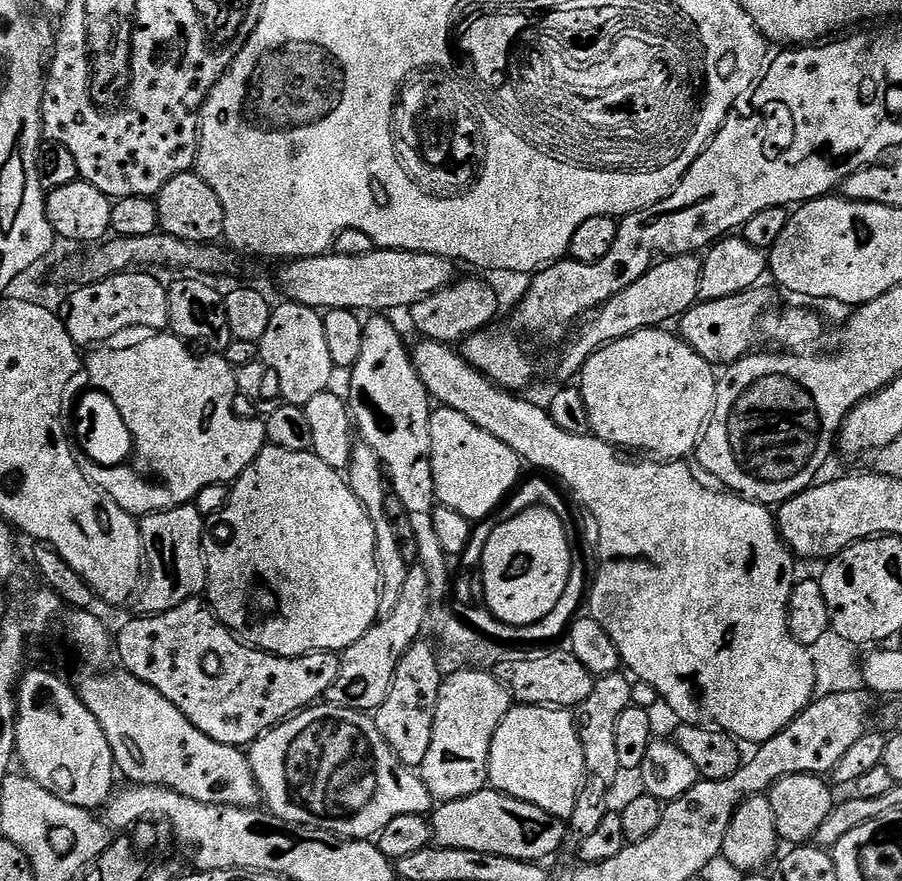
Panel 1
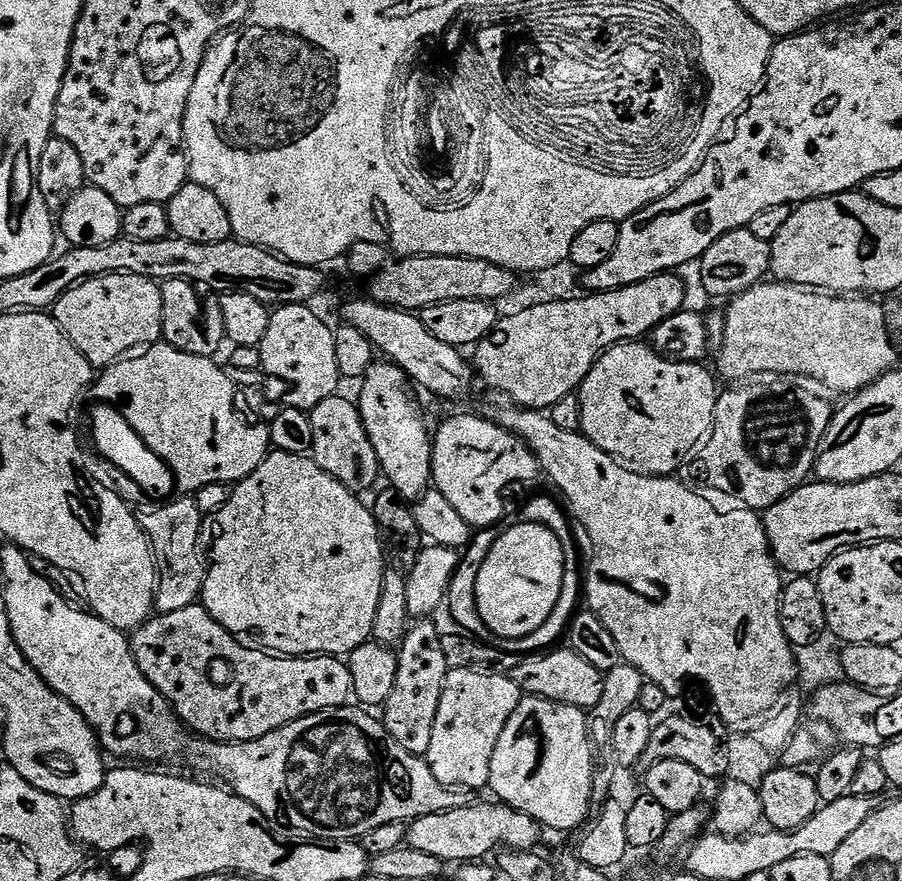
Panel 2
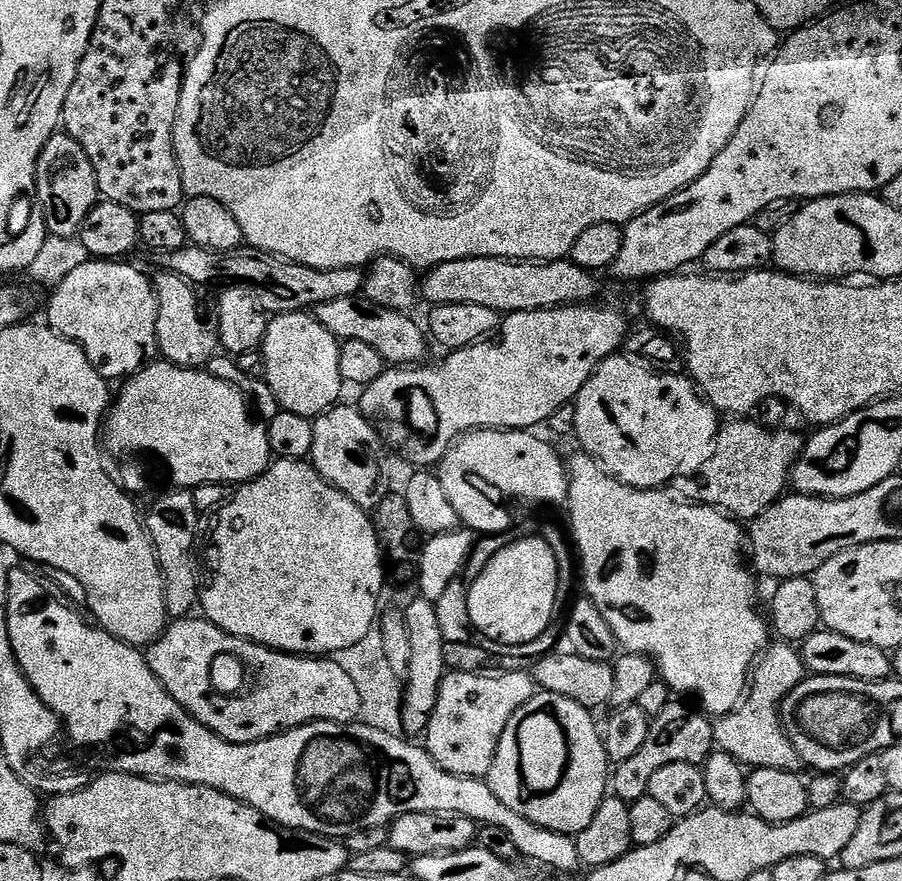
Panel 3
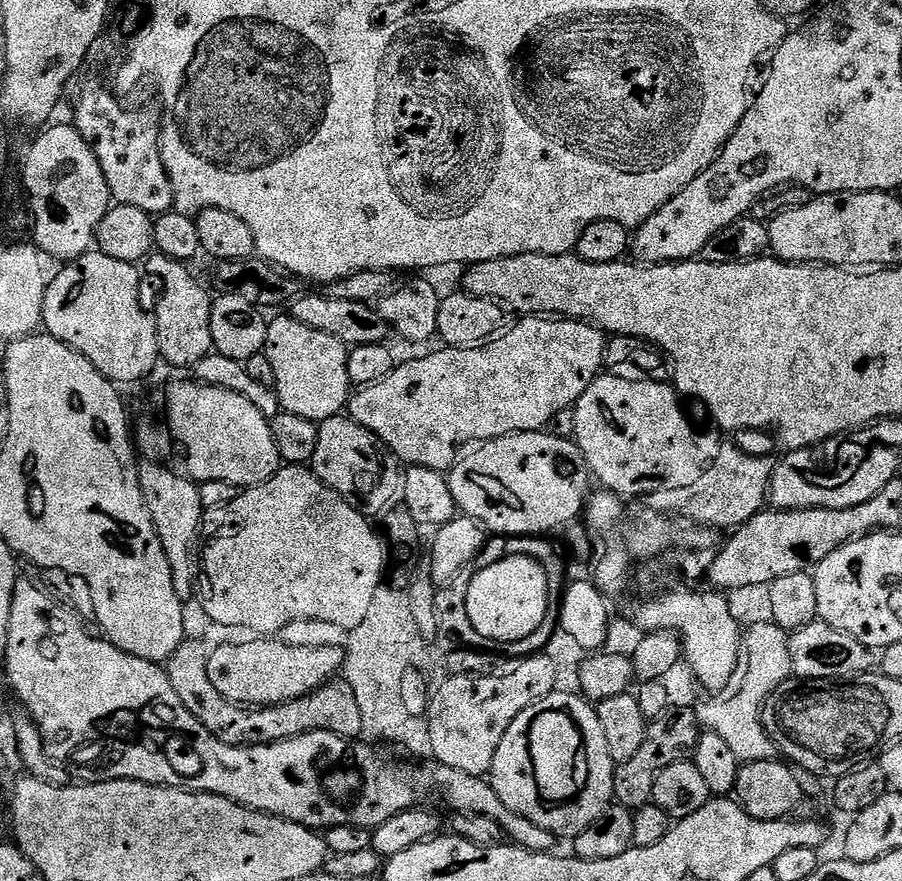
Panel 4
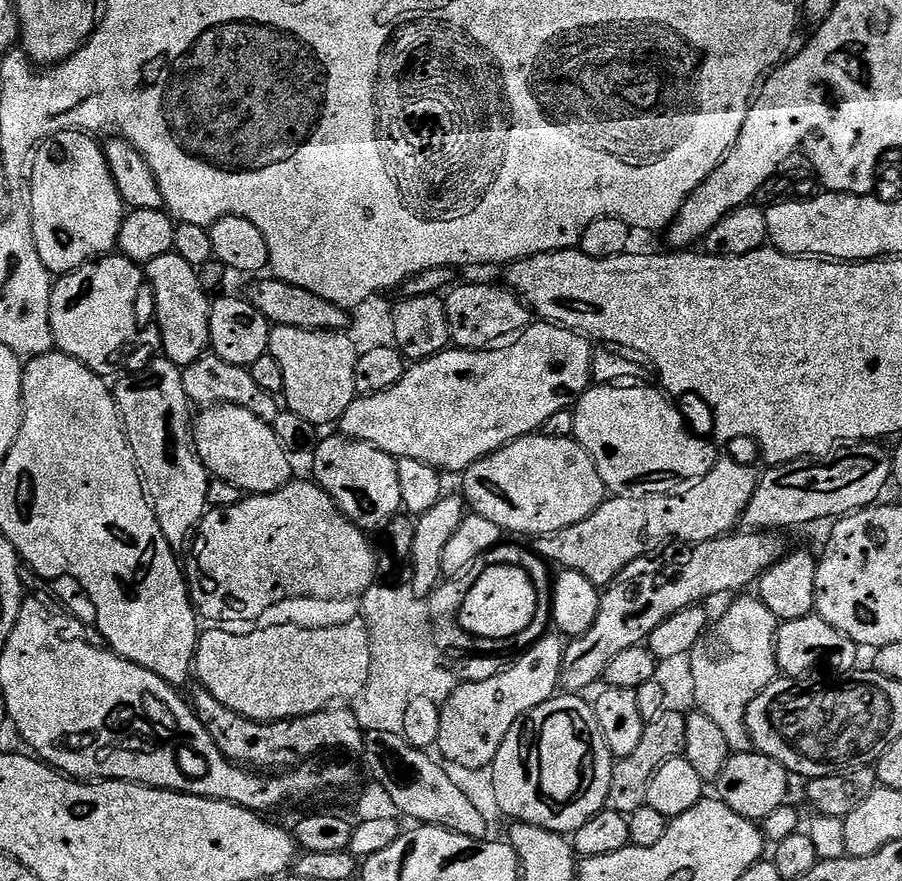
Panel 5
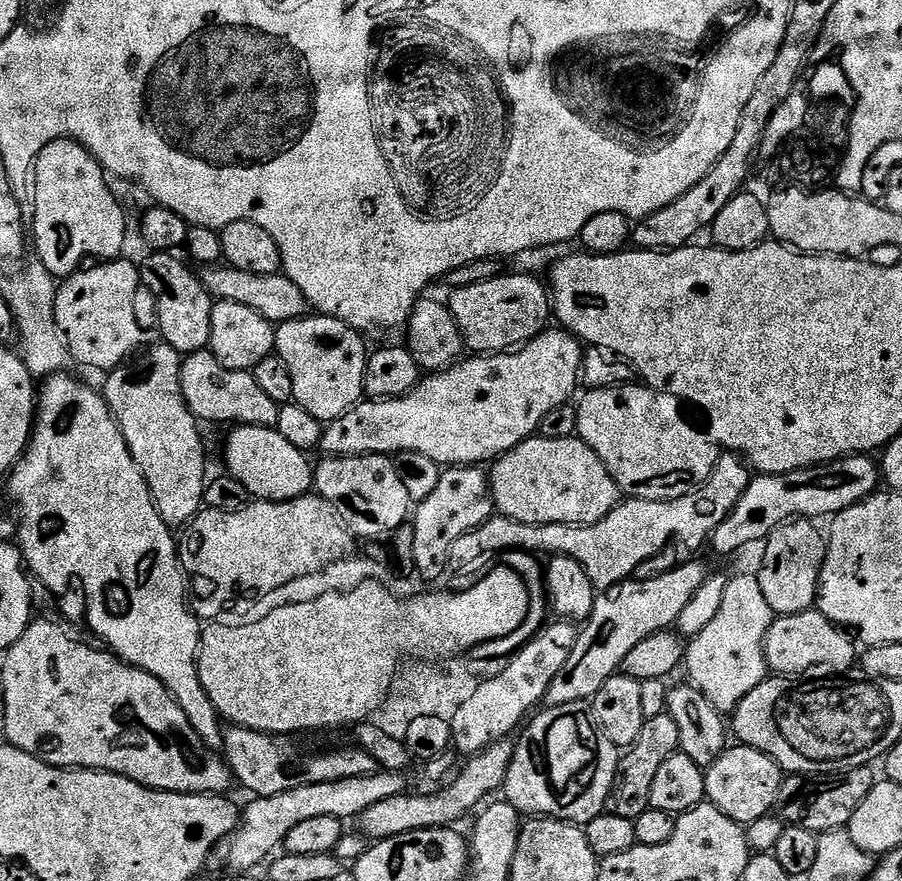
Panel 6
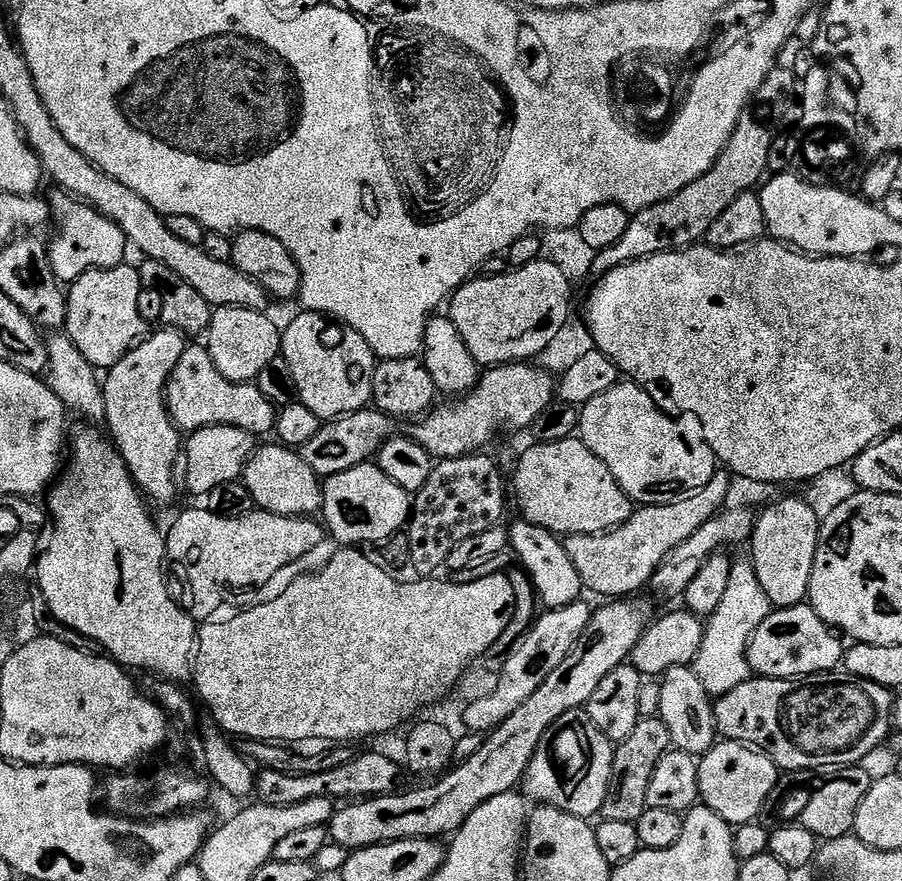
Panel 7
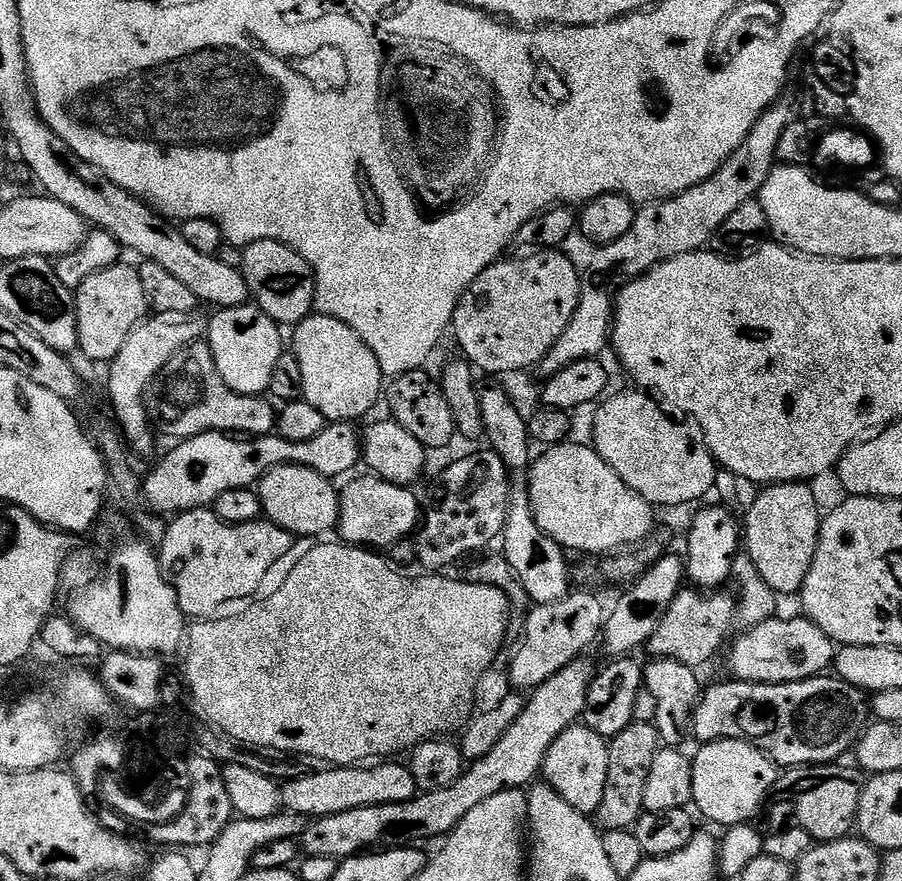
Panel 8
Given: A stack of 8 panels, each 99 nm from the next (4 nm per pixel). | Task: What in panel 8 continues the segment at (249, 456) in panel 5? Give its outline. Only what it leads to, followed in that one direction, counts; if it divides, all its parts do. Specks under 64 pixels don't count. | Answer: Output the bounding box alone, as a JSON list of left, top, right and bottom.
[258,464,340,538]

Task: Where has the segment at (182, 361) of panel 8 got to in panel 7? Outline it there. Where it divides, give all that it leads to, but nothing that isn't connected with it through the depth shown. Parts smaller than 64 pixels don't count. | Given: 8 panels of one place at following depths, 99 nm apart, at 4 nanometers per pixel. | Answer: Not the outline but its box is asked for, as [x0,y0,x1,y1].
[164,343,277,436]

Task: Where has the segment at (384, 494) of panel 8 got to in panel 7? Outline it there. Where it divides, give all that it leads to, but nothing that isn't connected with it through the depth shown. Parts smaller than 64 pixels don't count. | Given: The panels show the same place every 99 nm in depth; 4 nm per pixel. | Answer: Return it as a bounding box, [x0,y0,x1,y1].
[322,462,413,546]

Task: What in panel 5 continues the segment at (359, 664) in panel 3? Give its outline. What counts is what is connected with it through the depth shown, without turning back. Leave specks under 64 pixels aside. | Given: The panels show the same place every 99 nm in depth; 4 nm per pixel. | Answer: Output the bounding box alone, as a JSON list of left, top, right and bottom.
[354,582,444,733]

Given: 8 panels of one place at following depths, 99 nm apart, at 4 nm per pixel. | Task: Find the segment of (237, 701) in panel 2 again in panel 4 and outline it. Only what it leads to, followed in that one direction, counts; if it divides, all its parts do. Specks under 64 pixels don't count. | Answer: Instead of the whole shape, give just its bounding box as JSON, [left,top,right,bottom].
[166,638,364,746]

